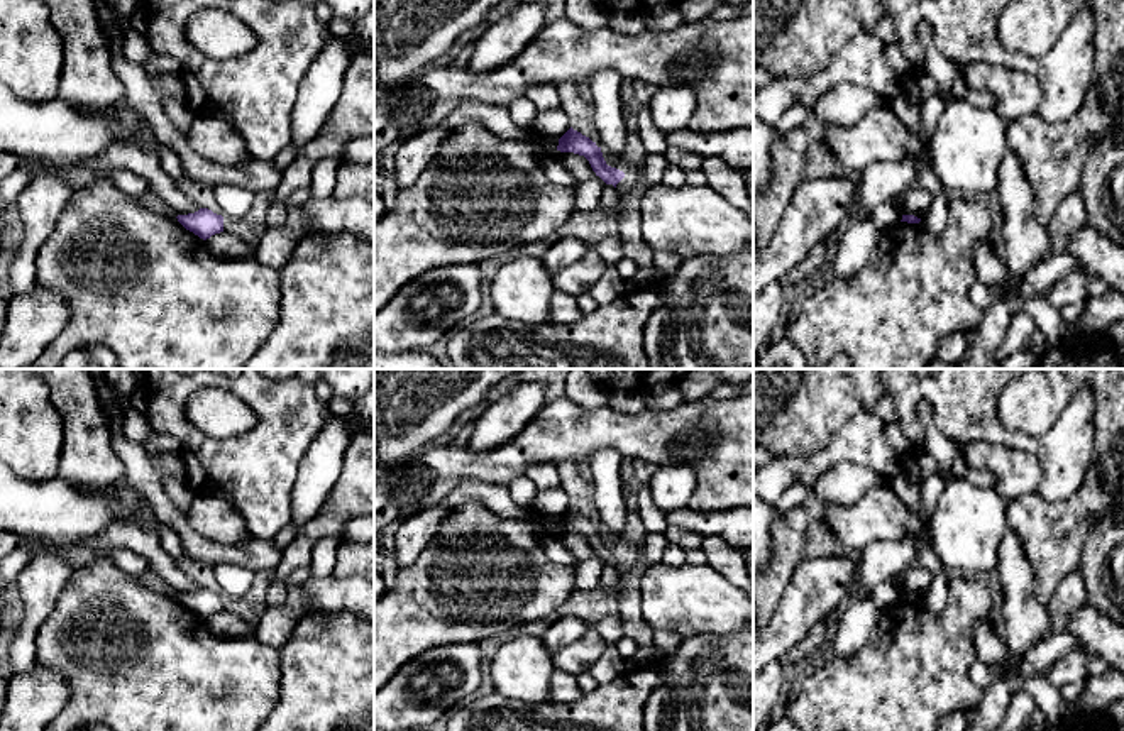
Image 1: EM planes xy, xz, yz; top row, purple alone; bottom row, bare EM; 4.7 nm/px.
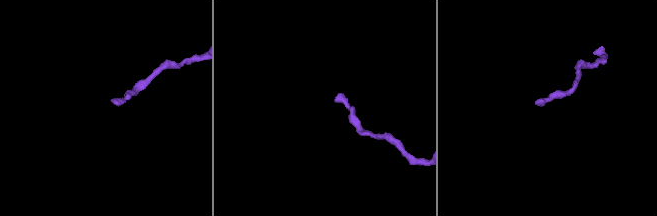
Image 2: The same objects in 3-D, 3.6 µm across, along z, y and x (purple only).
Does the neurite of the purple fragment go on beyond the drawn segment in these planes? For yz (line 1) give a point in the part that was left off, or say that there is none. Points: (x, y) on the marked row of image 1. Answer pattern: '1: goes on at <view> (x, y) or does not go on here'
1: does not go on here

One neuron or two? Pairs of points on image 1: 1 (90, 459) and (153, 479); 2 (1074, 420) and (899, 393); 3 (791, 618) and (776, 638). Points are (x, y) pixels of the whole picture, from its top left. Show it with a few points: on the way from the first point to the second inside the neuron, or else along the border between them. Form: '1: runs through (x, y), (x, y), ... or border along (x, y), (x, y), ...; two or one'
1: border along (110, 434), (110, 444), (121, 461), (124, 476); two
2: runs through (1030, 442), (996, 434), (943, 393); one
3: runs through (791, 623), (781, 633); one

